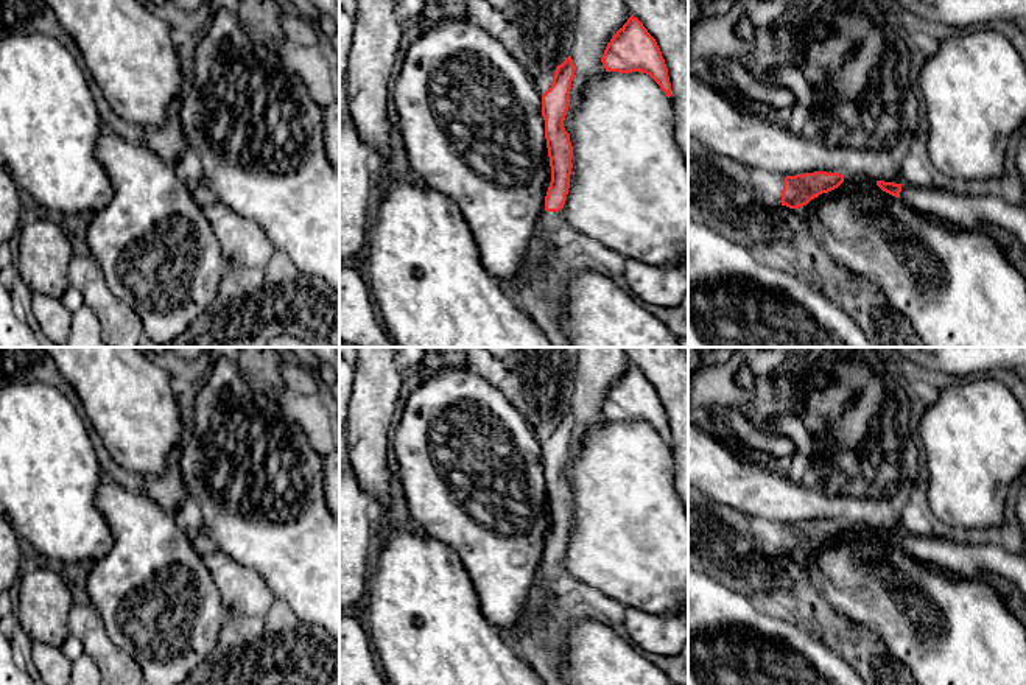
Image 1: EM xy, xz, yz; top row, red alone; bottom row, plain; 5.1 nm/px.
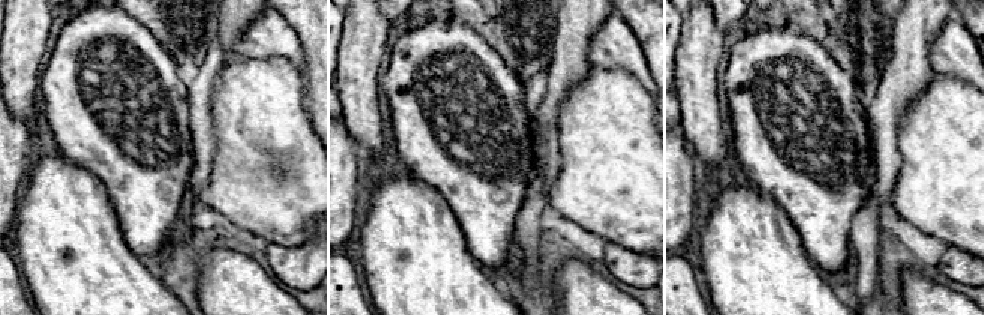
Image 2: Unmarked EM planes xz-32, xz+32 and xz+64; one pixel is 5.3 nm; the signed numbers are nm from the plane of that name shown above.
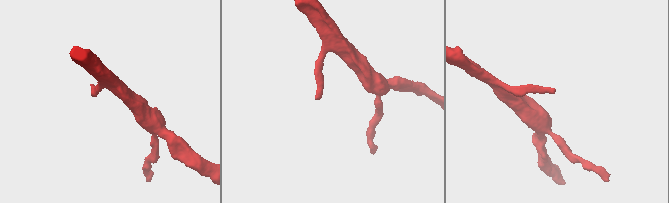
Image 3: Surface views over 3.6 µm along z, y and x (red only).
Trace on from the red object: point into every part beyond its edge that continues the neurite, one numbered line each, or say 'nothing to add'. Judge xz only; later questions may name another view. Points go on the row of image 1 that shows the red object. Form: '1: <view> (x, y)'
1: xz (544, 245)

